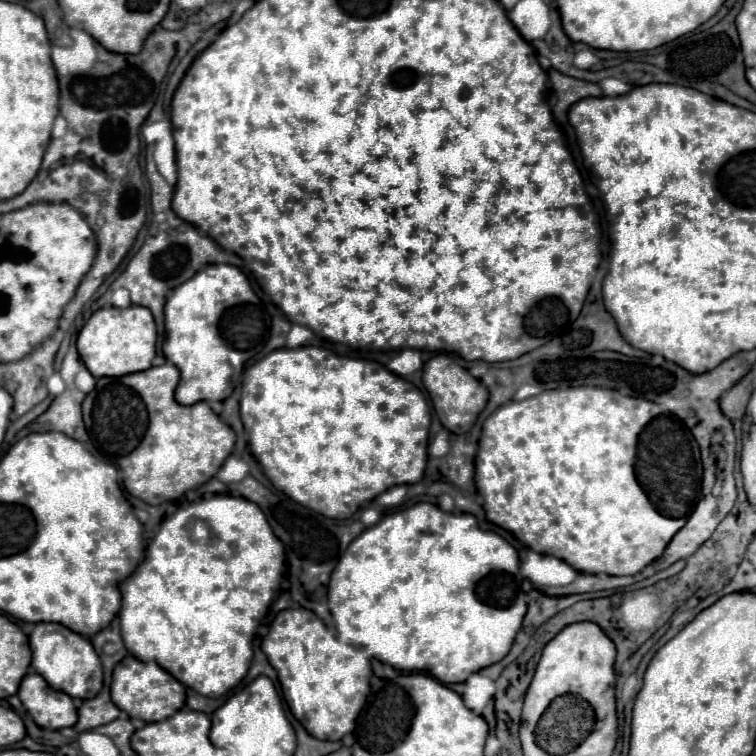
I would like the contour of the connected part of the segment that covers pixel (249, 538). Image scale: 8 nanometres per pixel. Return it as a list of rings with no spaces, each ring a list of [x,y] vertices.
[[[210,494],[200,500],[187,502],[186,505],[180,506],[178,510],[164,518],[164,522],[160,524],[158,534],[154,536],[154,540],[150,542],[148,550],[146,550],[146,558],[138,564],[138,568],[120,584],[120,594],[122,594],[122,608],[120,608],[120,630],[122,630],[122,640],[126,636],[126,648],[128,652],[142,662],[152,662],[156,660],[158,666],[166,668],[176,680],[180,680],[182,684],[186,684],[188,688],[196,690],[202,696],[208,698],[218,698],[222,694],[226,694],[228,690],[232,690],[248,672],[250,668],[250,660],[252,660],[252,640],[255,636],[256,629],[262,618],[267,614],[272,602],[276,598],[280,581],[283,574],[286,573],[287,565],[285,561],[285,550],[282,542],[274,536],[264,512],[250,500],[246,498],[232,496],[230,494]]]

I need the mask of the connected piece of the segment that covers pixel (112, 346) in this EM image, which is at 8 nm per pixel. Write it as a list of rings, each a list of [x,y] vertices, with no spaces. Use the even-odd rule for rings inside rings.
[[[106,306],[96,310],[78,334],[78,352],[94,378],[126,376],[142,372],[152,366],[156,356],[156,324],[152,312],[144,306],[114,308]]]

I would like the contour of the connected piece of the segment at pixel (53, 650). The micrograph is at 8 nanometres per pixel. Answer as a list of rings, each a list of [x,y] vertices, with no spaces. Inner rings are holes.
[[[36,624],[30,634],[30,648],[32,648],[32,668],[46,678],[48,684],[54,684],[54,688],[62,688],[72,698],[86,700],[86,688],[88,698],[96,696],[102,688],[102,662],[92,648],[90,640],[84,636],[78,636],[76,632],[70,632],[70,628],[62,624]]]

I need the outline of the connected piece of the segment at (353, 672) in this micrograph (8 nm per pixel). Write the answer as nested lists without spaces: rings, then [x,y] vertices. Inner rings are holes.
[[[288,608],[274,618],[270,634],[262,642],[262,652],[278,672],[290,712],[304,722],[312,736],[340,740],[354,730],[358,712],[367,702],[372,676],[370,660],[358,648],[342,644],[328,634],[314,612]]]

